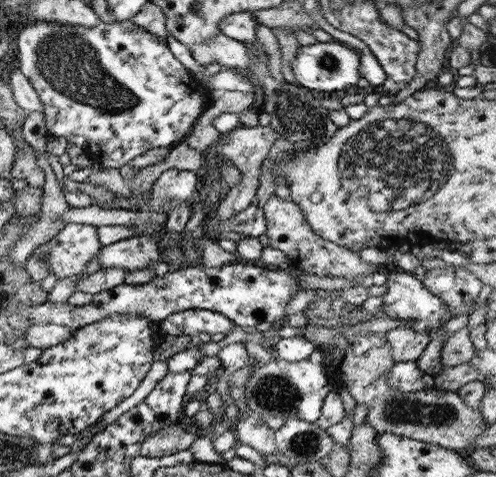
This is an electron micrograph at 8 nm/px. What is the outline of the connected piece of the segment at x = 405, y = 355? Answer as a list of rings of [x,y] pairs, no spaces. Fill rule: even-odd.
[[[398,326],[383,334],[388,340],[390,353],[395,362],[415,361],[430,340],[427,333],[407,327]]]

